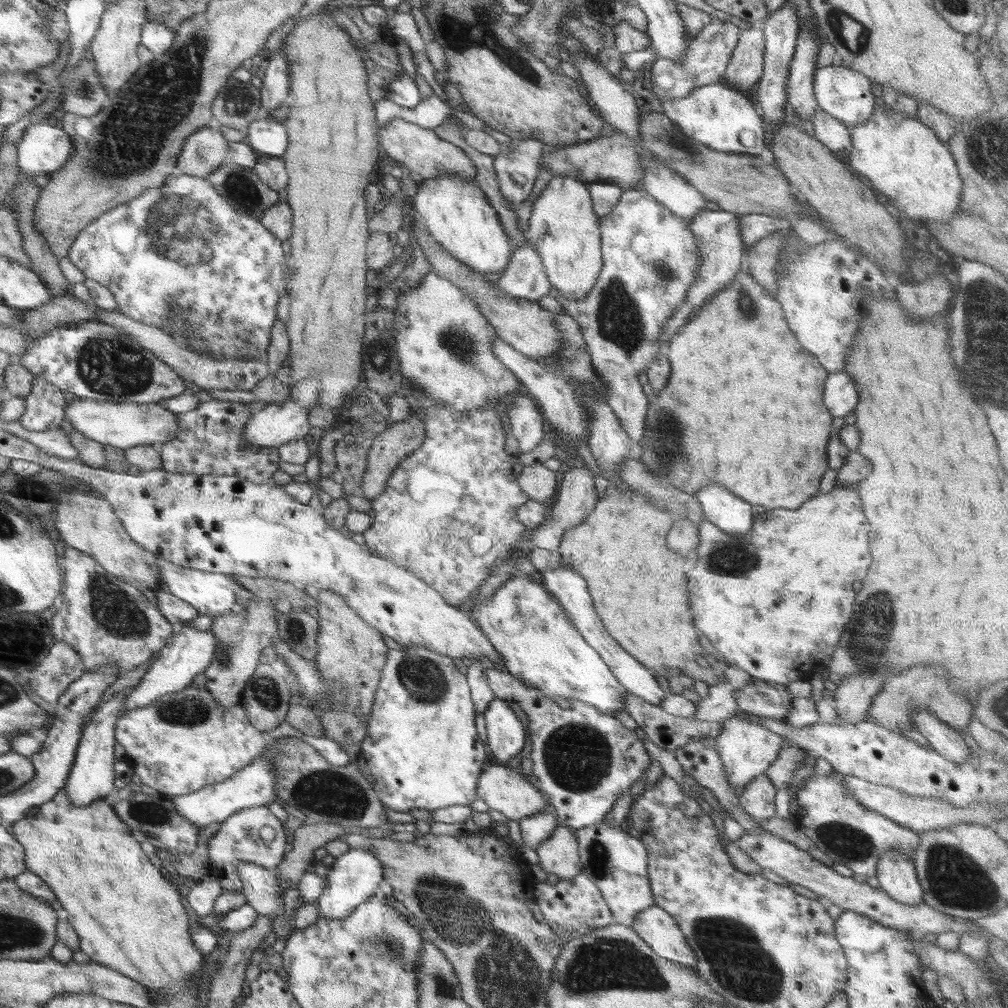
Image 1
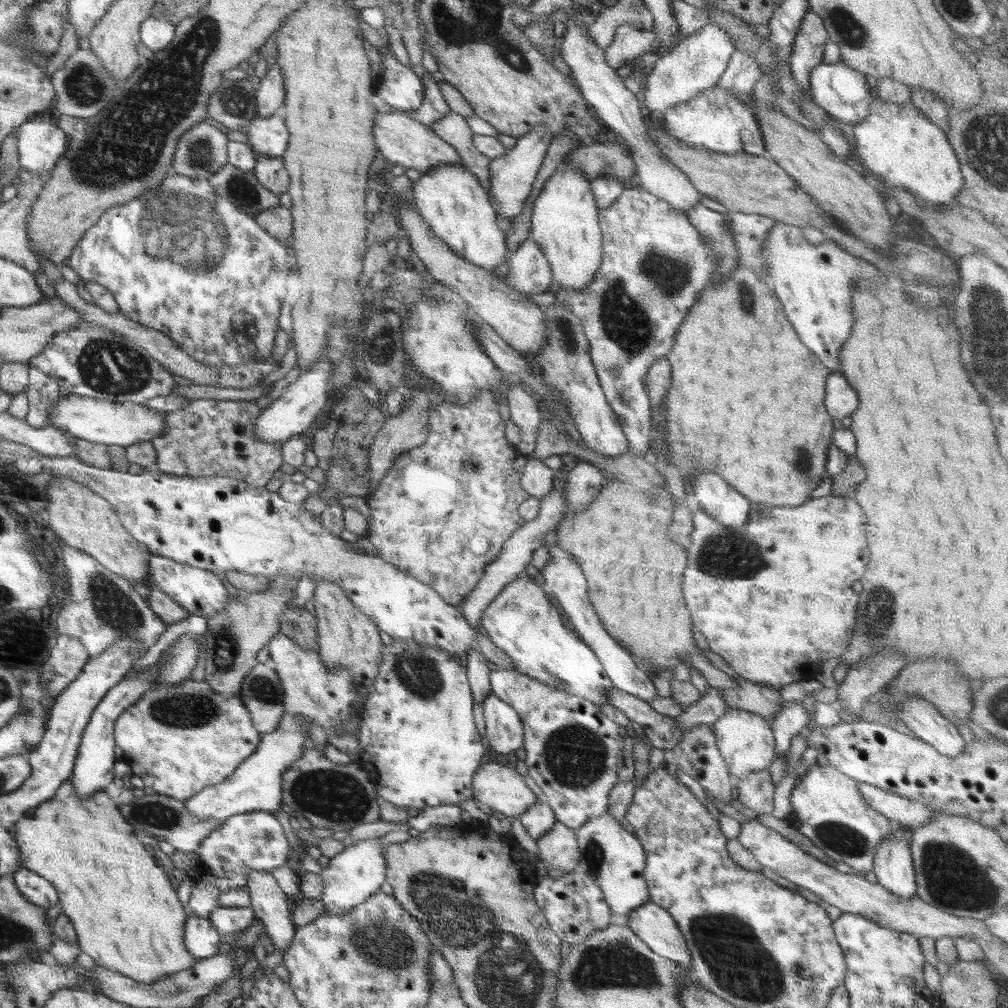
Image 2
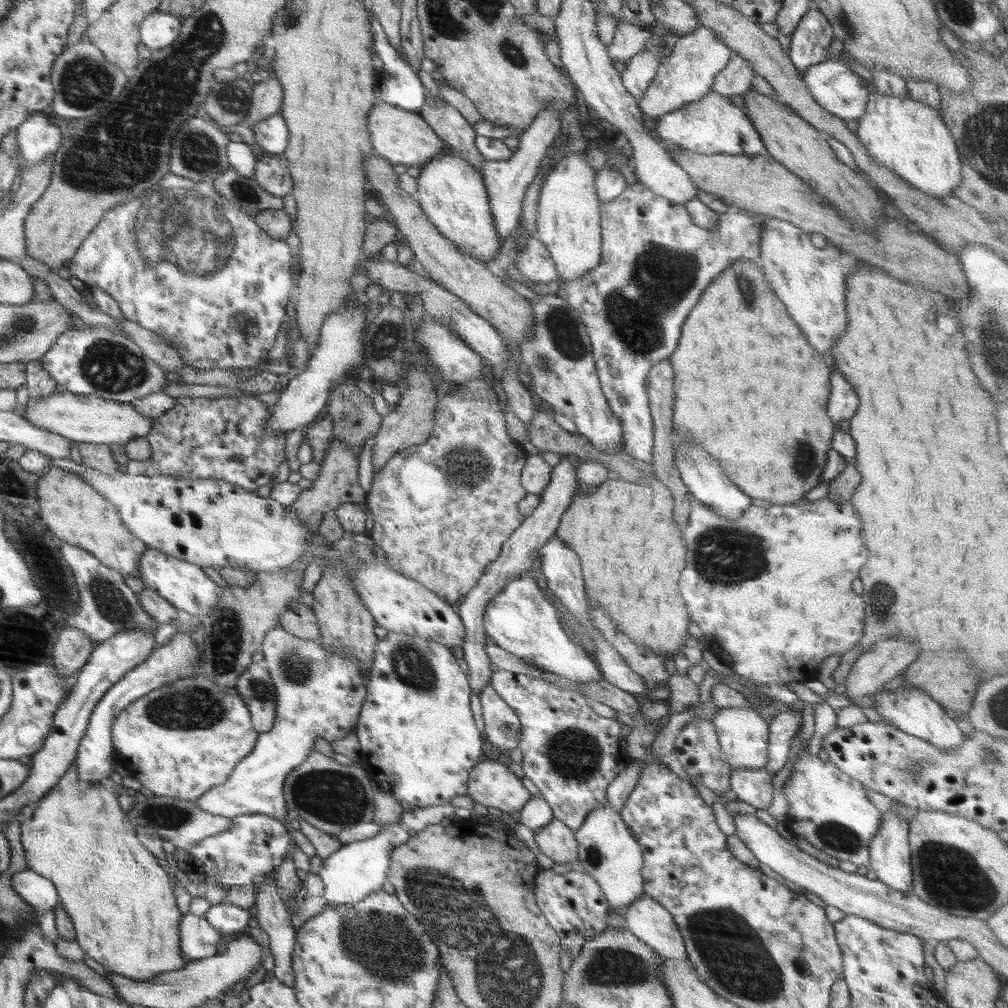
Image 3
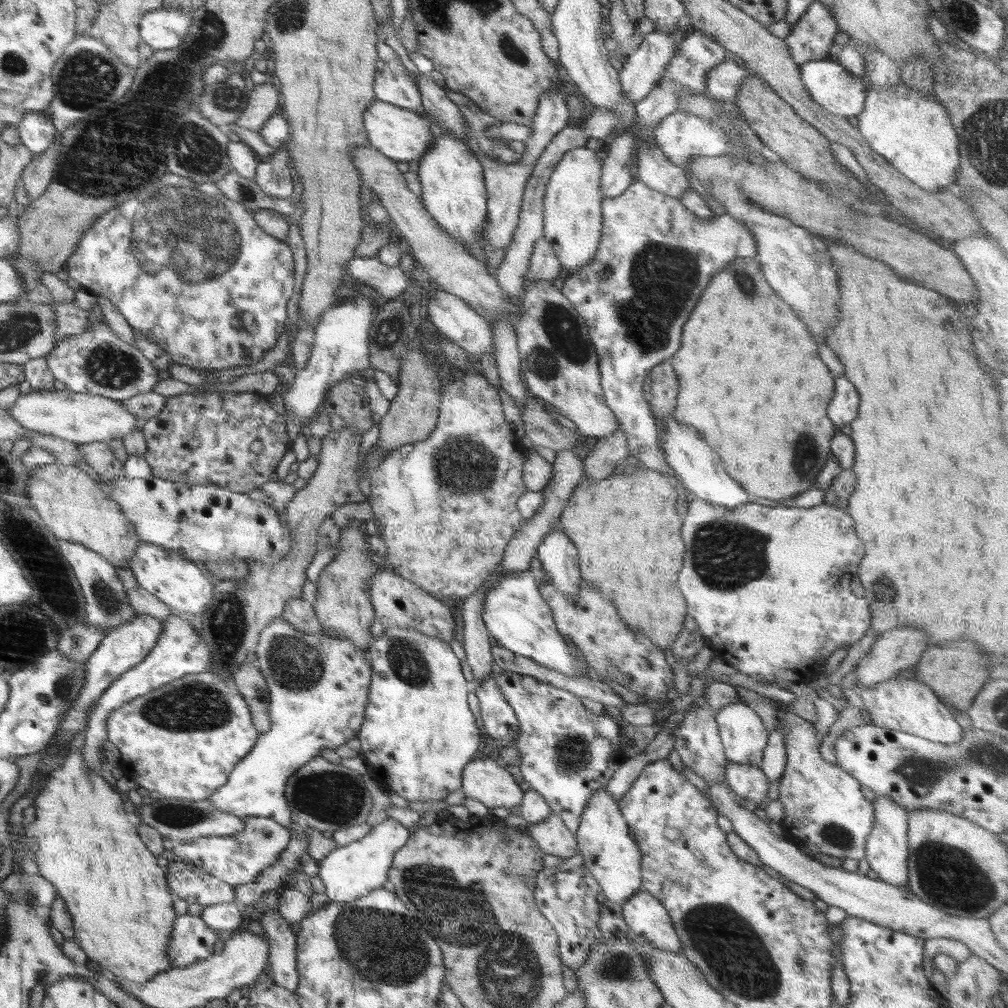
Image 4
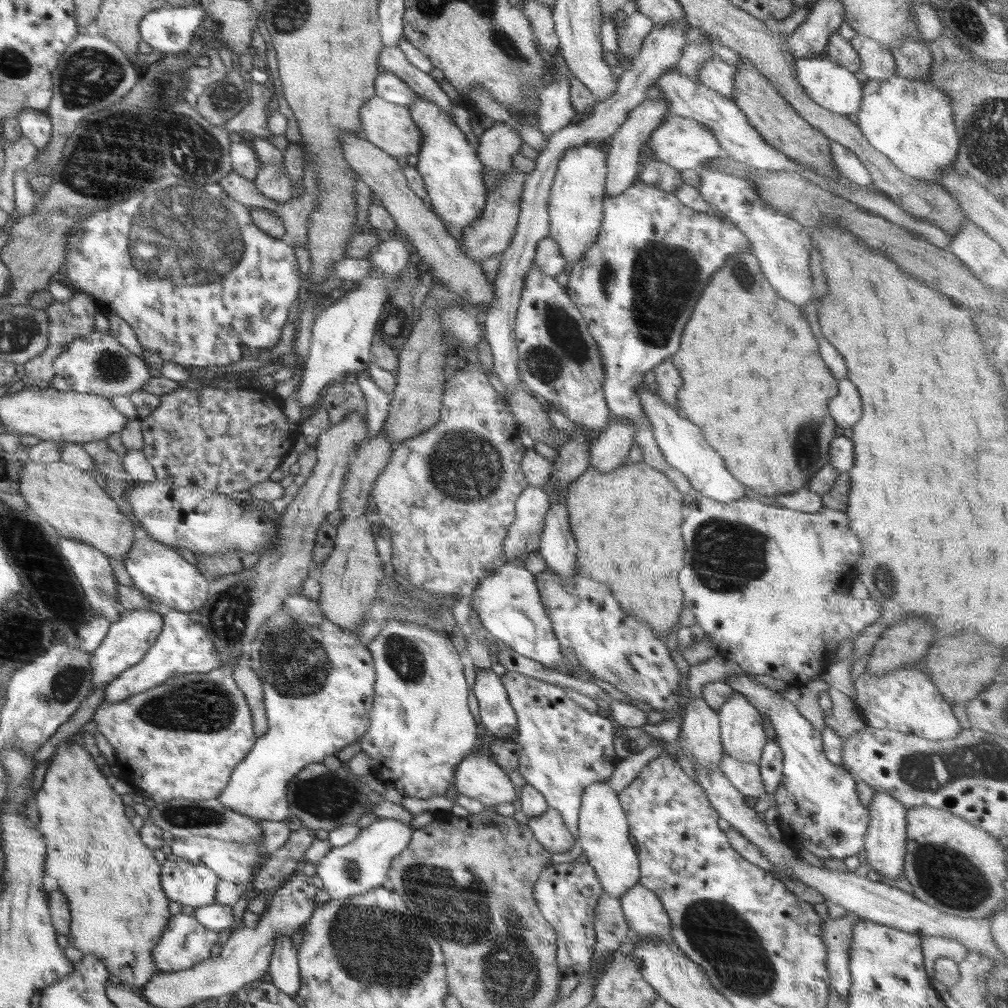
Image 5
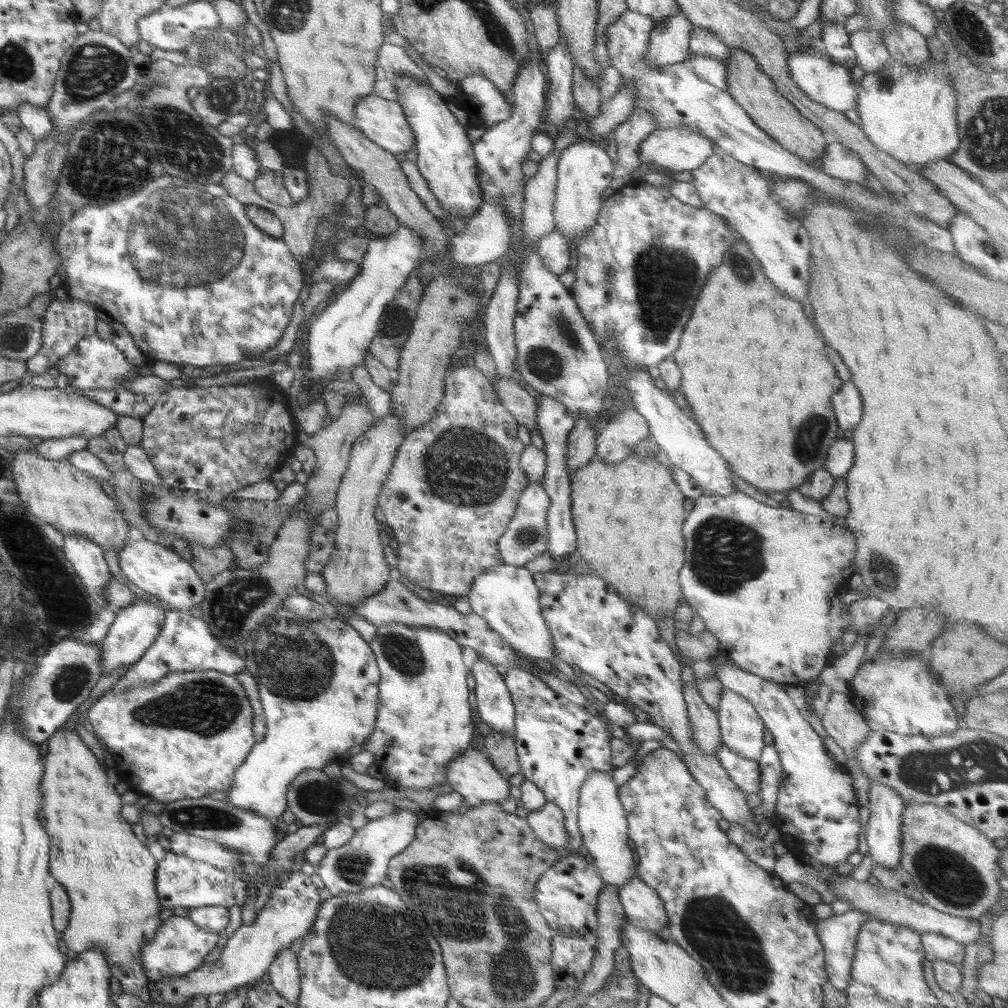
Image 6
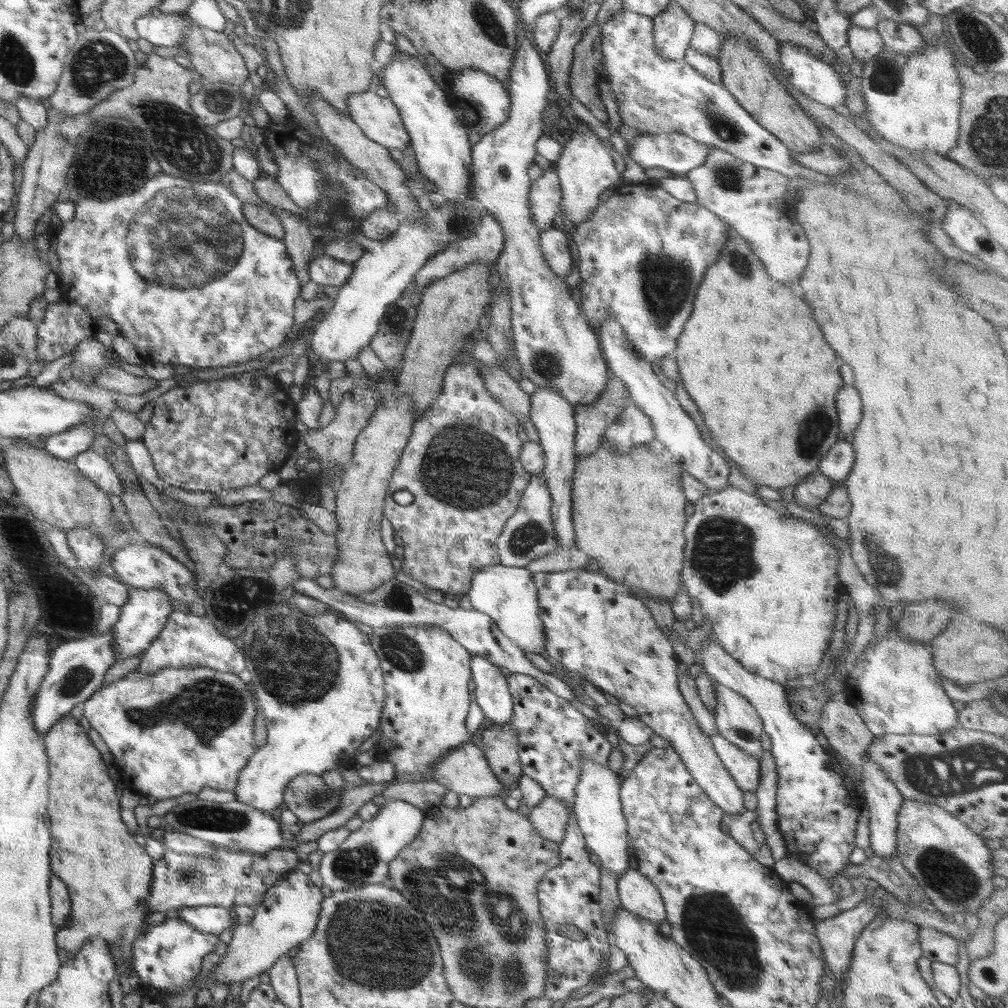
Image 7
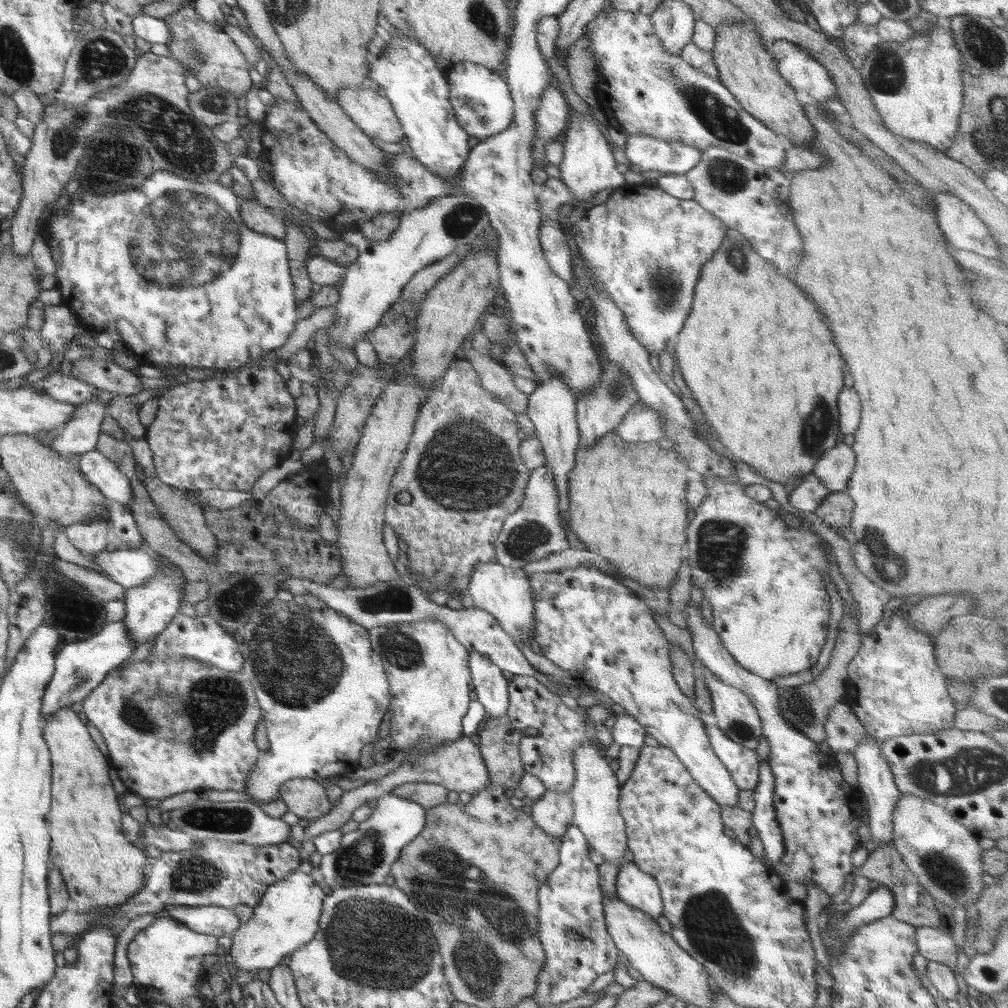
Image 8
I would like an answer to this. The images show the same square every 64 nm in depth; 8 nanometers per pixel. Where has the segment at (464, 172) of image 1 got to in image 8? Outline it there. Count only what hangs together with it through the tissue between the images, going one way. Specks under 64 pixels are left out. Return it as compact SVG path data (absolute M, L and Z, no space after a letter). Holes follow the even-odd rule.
M367 85L340 91L336 103L371 139L396 144L405 137L392 104L377 94L376 87Z

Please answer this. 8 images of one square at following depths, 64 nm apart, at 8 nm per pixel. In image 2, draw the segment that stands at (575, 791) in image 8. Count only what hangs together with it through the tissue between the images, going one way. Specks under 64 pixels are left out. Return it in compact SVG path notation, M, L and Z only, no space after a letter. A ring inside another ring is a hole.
M608 812L588 820L575 829L582 870L597 882L613 914L628 916L638 906L649 901L648 887L644 879L646 851L638 837L632 835L620 820L614 820Z

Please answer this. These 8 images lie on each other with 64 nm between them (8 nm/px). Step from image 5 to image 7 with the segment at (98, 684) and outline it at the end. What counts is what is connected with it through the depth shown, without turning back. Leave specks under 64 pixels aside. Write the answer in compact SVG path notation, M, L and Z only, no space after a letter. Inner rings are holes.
M136 589L130 590L131 594L126 604L120 607L118 621L113 624L112 642L115 651L114 661L126 660L143 653L152 645L152 641L158 633L164 629L168 620L168 615L174 611L172 600L166 597L161 591L155 589Z

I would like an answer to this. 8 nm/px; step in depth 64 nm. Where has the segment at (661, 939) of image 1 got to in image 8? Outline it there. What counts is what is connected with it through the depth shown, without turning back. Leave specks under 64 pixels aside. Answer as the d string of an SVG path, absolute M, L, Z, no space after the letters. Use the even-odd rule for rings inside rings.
M633 862L621 866L616 878L617 896L628 906L657 919L663 914L663 902L654 877L642 872Z

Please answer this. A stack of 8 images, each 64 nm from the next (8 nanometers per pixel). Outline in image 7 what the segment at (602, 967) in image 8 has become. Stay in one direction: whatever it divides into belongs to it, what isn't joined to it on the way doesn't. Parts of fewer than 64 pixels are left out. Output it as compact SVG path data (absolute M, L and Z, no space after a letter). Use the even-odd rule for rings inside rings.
M511 672L507 683L514 703L510 723L518 732L517 748L523 775L536 780L548 797L556 798L570 808L567 833L559 845L559 865L544 873L536 891L546 929L544 939L548 945L544 997L555 1002L566 999L570 993L588 984L590 977L602 965L602 957L609 958L614 952L602 920L600 865L590 862L590 852L583 832L576 824L573 807L576 799L574 788L582 776L584 760L594 760L596 764L607 767L611 745L606 735L594 727L590 712L579 711L570 701L548 690L538 679Z

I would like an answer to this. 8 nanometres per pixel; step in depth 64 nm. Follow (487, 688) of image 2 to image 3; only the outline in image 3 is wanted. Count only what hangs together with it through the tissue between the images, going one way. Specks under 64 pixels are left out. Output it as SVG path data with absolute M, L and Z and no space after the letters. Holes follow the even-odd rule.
M562 455L560 462L553 468L553 476L550 484L542 491L539 505L534 513L518 526L509 540L503 545L498 559L486 567L484 575L480 578L477 586L456 605L456 611L466 627L466 638L462 646L462 656L468 665L470 675L467 676L471 691L474 694L480 694L484 686L491 684L493 663L488 659L484 651L485 642L488 641L483 626L483 614L486 610L486 604L490 599L498 595L508 582L514 581L531 569L534 560L539 557L540 548L543 548L548 540L554 536L561 522L562 515L570 506L572 498L575 495L576 487L576 467L569 460L570 456Z

